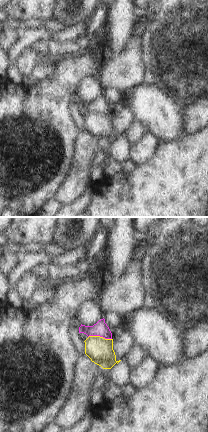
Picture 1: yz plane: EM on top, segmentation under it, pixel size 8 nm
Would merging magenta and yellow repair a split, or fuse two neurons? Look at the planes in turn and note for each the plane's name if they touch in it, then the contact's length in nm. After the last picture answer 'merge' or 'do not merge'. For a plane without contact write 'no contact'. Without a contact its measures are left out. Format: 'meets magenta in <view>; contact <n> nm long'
meets magenta in yz; contact 190 nm long

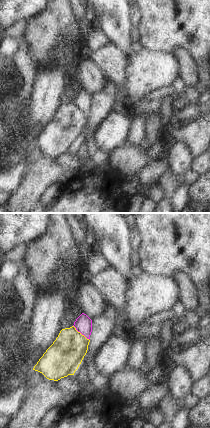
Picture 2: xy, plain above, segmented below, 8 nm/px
meets magenta in xy; contact 170 nm long

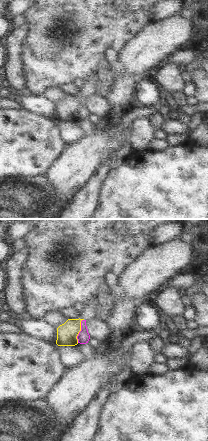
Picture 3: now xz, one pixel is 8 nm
meets magenta in xz; contact 200 nm long

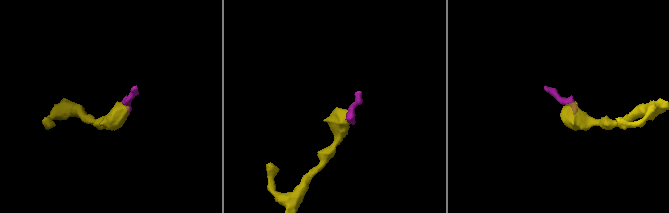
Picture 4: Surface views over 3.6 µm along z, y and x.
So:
do not merge

